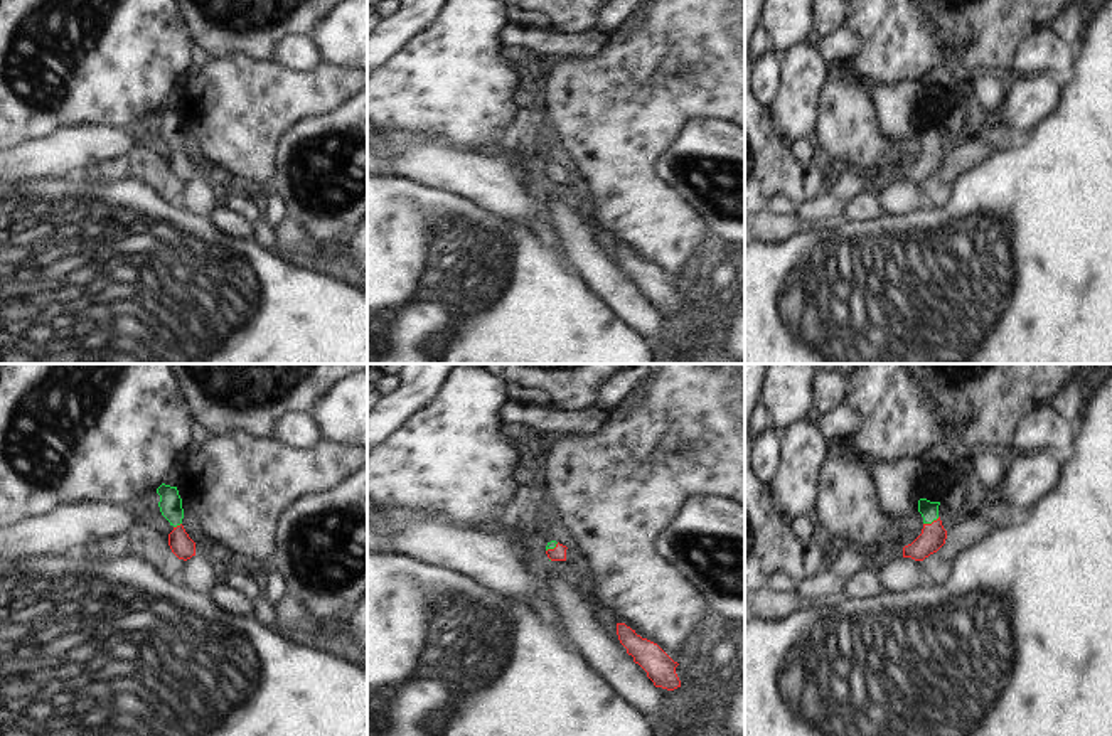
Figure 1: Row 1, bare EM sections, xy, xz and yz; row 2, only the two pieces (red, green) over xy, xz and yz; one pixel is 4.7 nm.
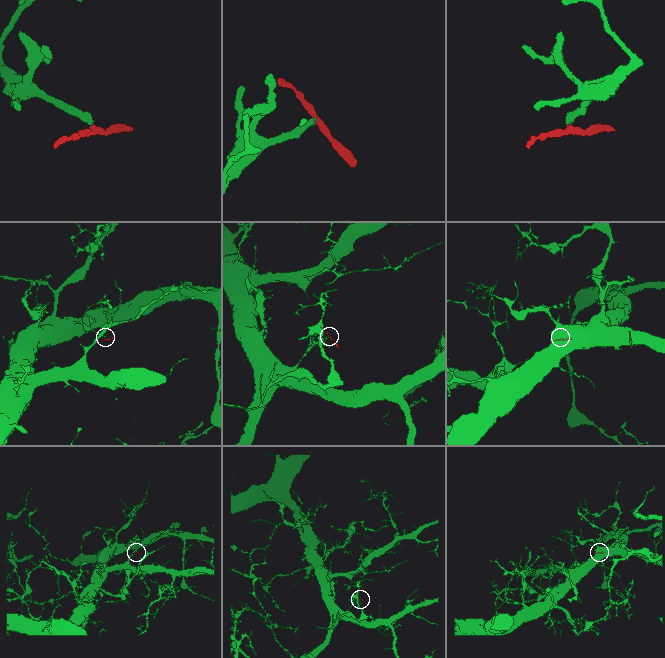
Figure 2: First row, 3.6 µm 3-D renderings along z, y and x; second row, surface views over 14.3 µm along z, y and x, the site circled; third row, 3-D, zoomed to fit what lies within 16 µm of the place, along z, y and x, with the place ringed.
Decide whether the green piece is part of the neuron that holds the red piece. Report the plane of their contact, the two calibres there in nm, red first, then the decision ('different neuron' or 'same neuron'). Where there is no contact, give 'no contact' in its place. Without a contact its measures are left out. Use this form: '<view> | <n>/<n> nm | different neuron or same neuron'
yz | 120/90 nm | same neuron

